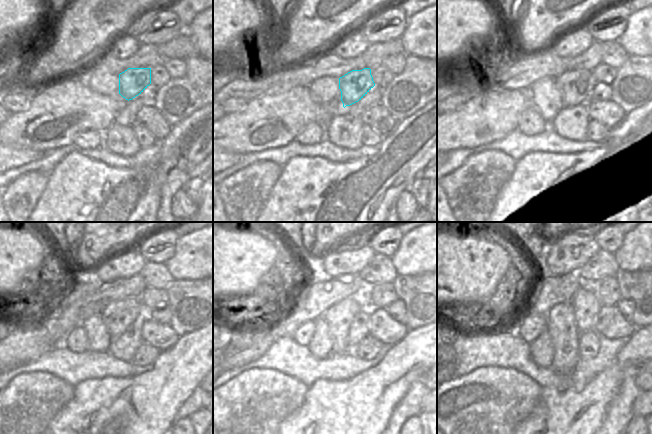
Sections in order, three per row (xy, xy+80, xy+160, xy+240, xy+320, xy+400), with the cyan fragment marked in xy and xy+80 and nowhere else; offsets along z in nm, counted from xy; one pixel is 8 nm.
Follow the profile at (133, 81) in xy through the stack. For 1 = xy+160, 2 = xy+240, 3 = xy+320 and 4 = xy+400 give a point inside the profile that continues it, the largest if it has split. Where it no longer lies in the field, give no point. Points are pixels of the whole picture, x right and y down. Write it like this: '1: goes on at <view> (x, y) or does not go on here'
1: goes on at xy+160 (575, 86)
2: goes on at xy+240 (117, 316)
3: goes on at xy+320 (339, 317)
4: goes on at xy+400 (561, 328)

